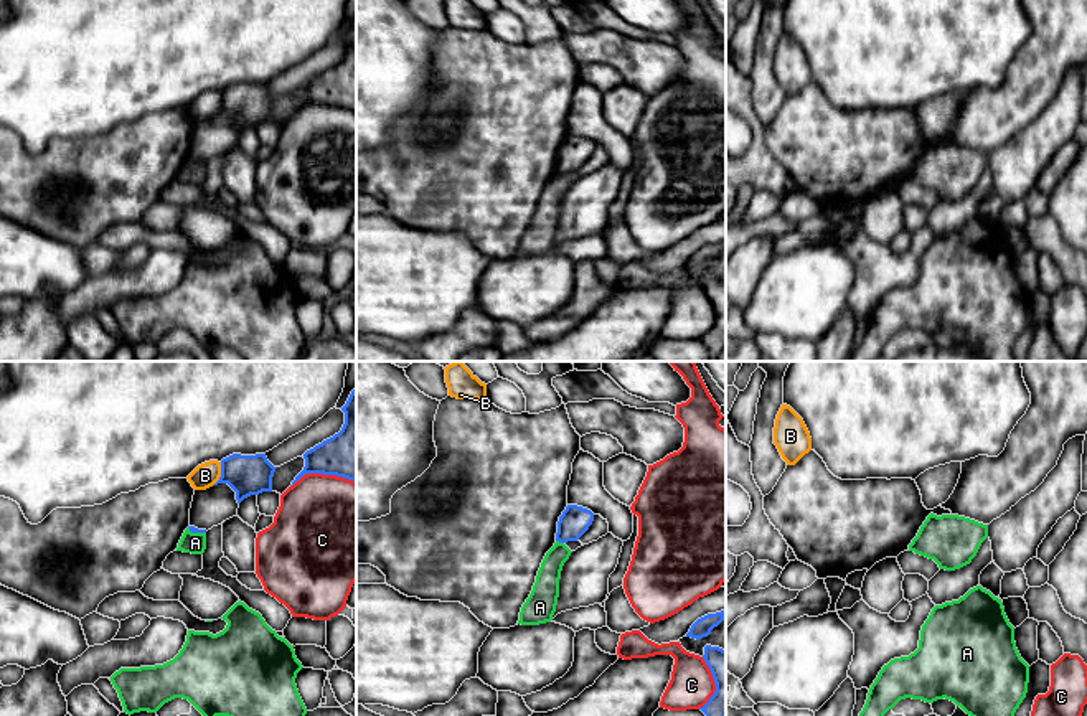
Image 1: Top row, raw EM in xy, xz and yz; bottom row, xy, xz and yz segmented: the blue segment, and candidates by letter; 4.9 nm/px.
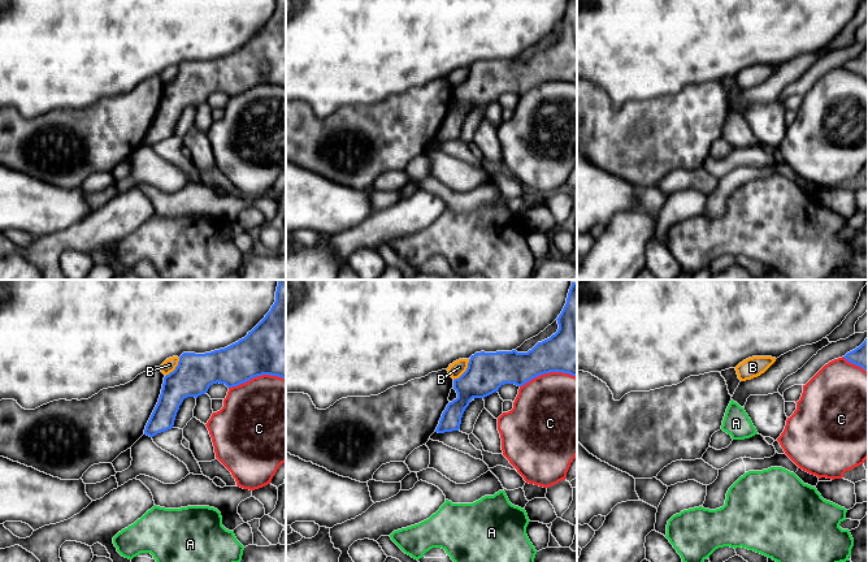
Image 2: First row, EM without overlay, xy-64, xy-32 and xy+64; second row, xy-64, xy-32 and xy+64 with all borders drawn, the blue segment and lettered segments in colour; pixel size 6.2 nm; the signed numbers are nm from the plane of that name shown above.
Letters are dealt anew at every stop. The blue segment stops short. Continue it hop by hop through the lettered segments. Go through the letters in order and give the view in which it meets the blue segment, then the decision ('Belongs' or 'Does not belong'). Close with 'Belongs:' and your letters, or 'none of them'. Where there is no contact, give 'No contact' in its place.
A: Touches blue in xz. Does not belong
B: Touches blue in xy. Does not belong
C: Touches blue in xy. Does not belong
Belongs: none of them

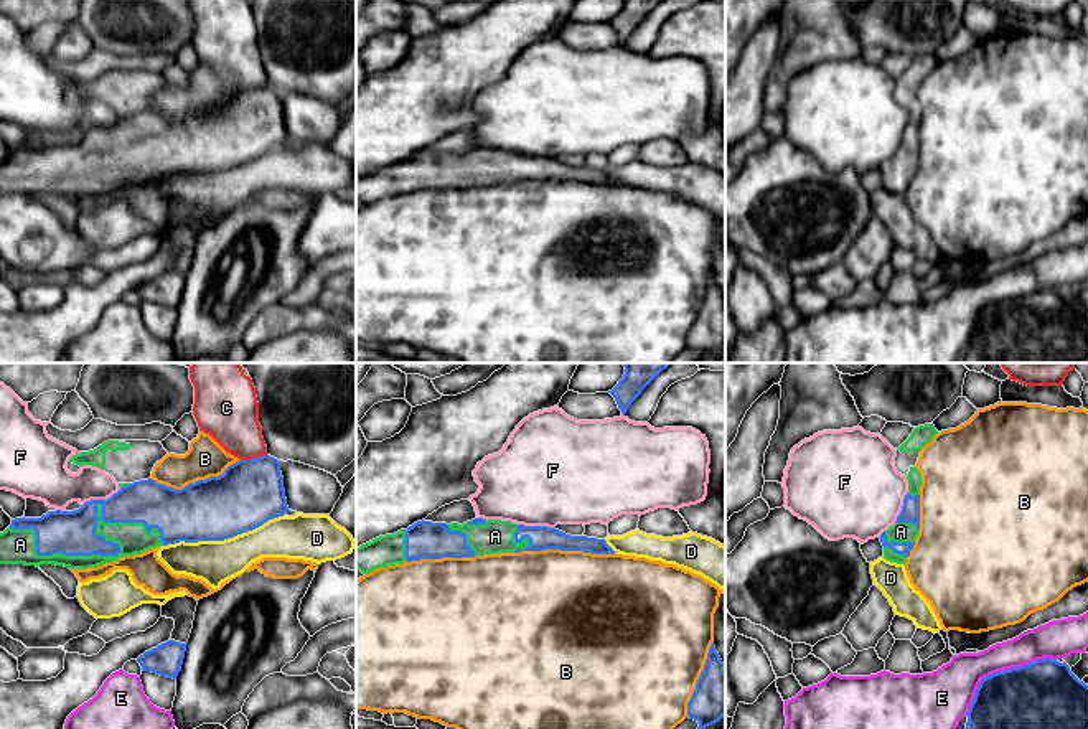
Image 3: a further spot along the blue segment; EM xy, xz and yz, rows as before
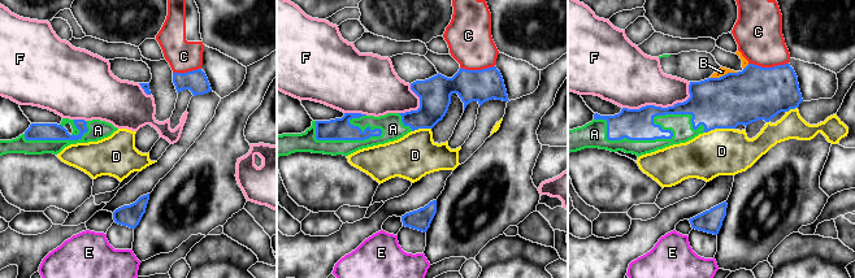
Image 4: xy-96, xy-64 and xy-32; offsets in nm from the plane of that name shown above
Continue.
A: Touches blue in xy. Belongs
B: Touches blue in xz. Does not belong
C: Touches blue in xy. Does not belong
D: Touches blue in xy. Does not belong
E: Touches blue in yz. Does not belong
F: Touches blue in xy. Does not belong
Belongs: A

